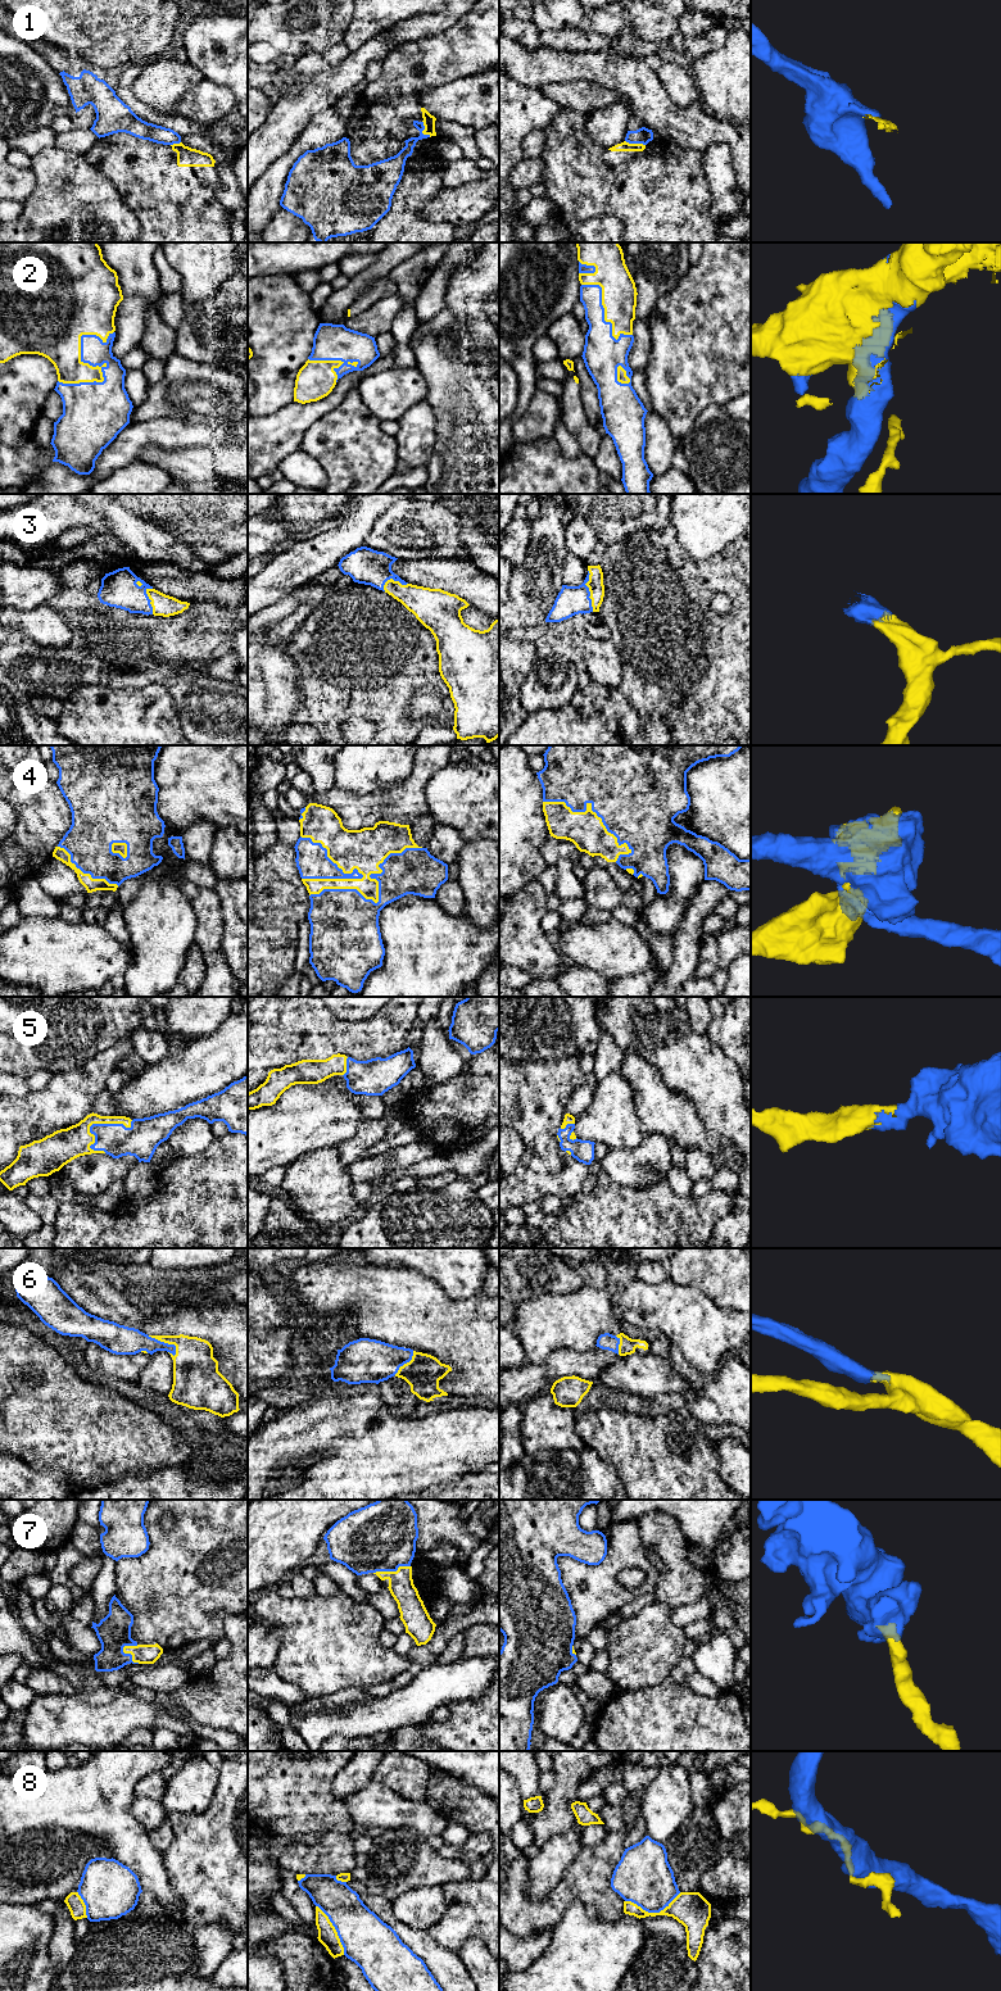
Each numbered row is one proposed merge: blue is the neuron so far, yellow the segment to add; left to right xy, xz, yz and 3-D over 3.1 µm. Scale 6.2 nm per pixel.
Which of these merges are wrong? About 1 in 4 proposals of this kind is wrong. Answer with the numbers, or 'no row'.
1, 8

